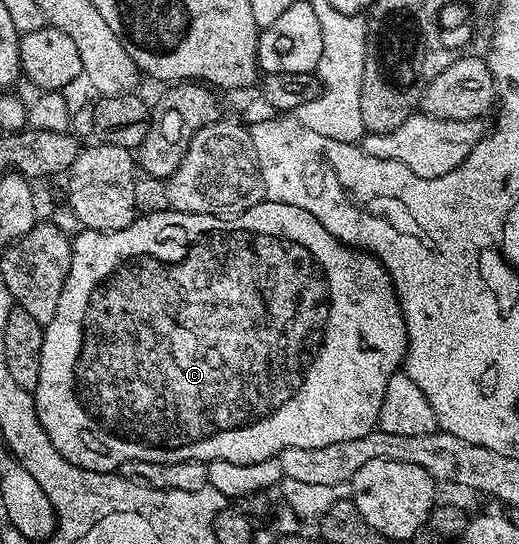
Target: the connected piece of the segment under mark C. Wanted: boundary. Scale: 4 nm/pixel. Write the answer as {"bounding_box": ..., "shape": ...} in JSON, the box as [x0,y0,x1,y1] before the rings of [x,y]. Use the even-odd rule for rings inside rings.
{"bounding_box":[32,200,406,472],"shape":[[[263,200],[263,201],[261,201],[261,202],[258,202],[258,203],[256,203],[256,204],[255,204],[255,205],[254,205],[254,206],[253,206],[253,207],[252,207],[252,208],[248,208],[248,209],[247,209],[247,210],[246,210],[246,211],[245,211],[245,212],[244,212],[244,213],[242,213],[242,214],[239,214],[239,215],[238,215],[238,217],[236,217],[236,218],[217,218],[217,217],[216,217],[216,216],[212,216],[212,215],[211,215],[211,214],[185,214],[185,213],[184,213],[184,212],[180,212],[180,211],[179,211],[179,210],[171,210],[171,209],[168,209],[168,210],[165,210],[165,211],[164,211],[164,212],[156,212],[156,213],[155,213],[155,214],[143,214],[143,215],[141,215],[141,216],[138,216],[138,217],[135,217],[135,220],[134,220],[134,222],[133,222],[133,223],[132,223],[132,225],[130,225],[130,226],[129,226],[129,227],[128,227],[128,228],[120,228],[120,229],[119,229],[119,230],[113,230],[113,231],[112,231],[112,232],[100,232],[100,231],[99,231],[99,230],[87,230],[87,229],[85,229],[85,228],[82,228],[82,229],[79,229],[79,230],[78,230],[78,231],[77,231],[77,233],[75,233],[75,234],[74,234],[74,235],[73,235],[73,238],[72,238],[72,245],[71,245],[71,247],[70,247],[70,267],[69,267],[69,268],[68,268],[68,276],[67,276],[67,277],[66,277],[66,279],[65,279],[65,280],[64,280],[64,288],[63,288],[63,289],[62,289],[62,291],[61,291],[61,292],[60,292],[60,300],[59,300],[59,301],[58,301],[58,303],[57,303],[57,304],[56,304],[56,316],[52,316],[52,320],[51,320],[51,321],[50,321],[50,322],[49,322],[49,324],[47,324],[47,325],[46,325],[46,326],[45,326],[45,328],[44,328],[44,329],[43,329],[43,331],[42,331],[42,347],[41,347],[41,348],[40,348],[40,380],[36,380],[36,388],[35,388],[35,389],[34,389],[34,390],[33,390],[33,392],[32,392],[32,393],[33,393],[33,395],[34,395],[34,407],[35,407],[35,408],[36,408],[36,416],[37,416],[37,417],[38,417],[38,419],[39,419],[39,420],[40,420],[40,424],[41,424],[41,425],[42,425],[42,427],[43,427],[43,428],[44,428],[44,432],[45,432],[45,433],[46,433],[46,435],[47,435],[47,436],[48,436],[48,440],[49,440],[49,441],[50,441],[50,443],[51,443],[51,444],[52,444],[52,448],[56,448],[56,452],[60,452],[60,456],[64,456],[64,460],[68,460],[68,461],[69,461],[69,462],[71,462],[71,463],[72,463],[72,464],[76,464],[76,465],[77,465],[77,466],[79,466],[79,467],[80,467],[80,468],[84,468],[84,469],[85,469],[85,470],[100,470],[100,471],[103,471],[103,472],[114,472],[114,471],[117,471],[117,470],[118,470],[118,469],[119,469],[119,468],[122,468],[122,467],[125,467],[125,466],[126,466],[126,465],[127,465],[127,464],[129,464],[129,463],[131,463],[131,462],[153,462],[153,463],[154,463],[154,464],[176,464],[176,463],[177,463],[177,462],[183,462],[183,461],[184,461],[184,460],[192,460],[192,459],[193,459],[193,458],[195,458],[195,459],[196,459],[196,461],[198,461],[198,462],[205,462],[205,463],[207,463],[207,462],[211,462],[211,461],[212,461],[212,460],[228,460],[228,461],[229,461],[229,462],[231,462],[231,463],[232,463],[232,464],[256,464],[256,463],[257,463],[257,462],[259,462],[259,461],[260,461],[260,460],[268,460],[268,459],[269,459],[269,458],[272,458],[272,457],[275,457],[275,456],[277,456],[277,454],[279,454],[279,453],[280,453],[280,451],[282,451],[282,450],[283,450],[283,449],[284,449],[284,448],[324,448],[324,444],[336,444],[336,443],[338,443],[338,441],[339,441],[339,440],[356,440],[356,439],[358,439],[358,438],[359,438],[359,437],[360,437],[360,436],[368,436],[368,432],[372,432],[372,431],[373,431],[373,430],[374,430],[374,429],[375,429],[375,428],[376,428],[376,427],[377,427],[377,424],[378,424],[378,417],[379,417],[379,416],[380,416],[380,404],[384,404],[384,388],[388,388],[388,380],[389,380],[389,379],[390,379],[390,378],[391,378],[391,376],[392,376],[392,375],[394,375],[394,374],[397,374],[397,373],[399,373],[399,370],[400,370],[400,367],[401,367],[401,366],[402,366],[402,365],[403,365],[403,362],[404,362],[404,359],[405,359],[405,356],[406,356],[406,325],[405,325],[405,324],[404,324],[404,316],[403,316],[403,315],[402,315],[402,309],[401,309],[401,308],[400,308],[400,304],[399,304],[399,303],[398,303],[398,297],[397,297],[397,296],[396,296],[396,292],[395,292],[395,291],[394,291],[394,285],[393,285],[393,284],[392,284],[392,280],[391,280],[391,279],[390,279],[390,273],[389,273],[389,272],[387,272],[387,271],[386,271],[386,269],[384,269],[384,267],[383,267],[383,266],[382,266],[382,264],[381,264],[381,262],[379,262],[379,261],[378,261],[378,259],[377,259],[377,258],[375,258],[375,257],[374,257],[374,255],[373,255],[373,254],[367,254],[367,253],[365,253],[365,252],[363,252],[363,251],[361,251],[361,250],[359,250],[359,249],[357,249],[357,248],[355,248],[355,247],[353,247],[353,246],[346,246],[346,245],[345,245],[345,244],[344,244],[344,243],[342,243],[342,242],[341,242],[341,241],[340,241],[340,240],[336,240],[336,236],[332,236],[332,235],[331,235],[331,234],[330,234],[330,233],[329,233],[329,232],[328,232],[328,228],[324,228],[324,224],[320,224],[320,220],[316,220],[316,216],[312,216],[312,212],[304,212],[304,208],[296,208],[296,207],[294,207],[294,206],[293,206],[293,205],[292,205],[292,204],[280,204],[280,203],[279,203],[279,202],[272,202],[272,201],[269,201],[269,200]]]}

